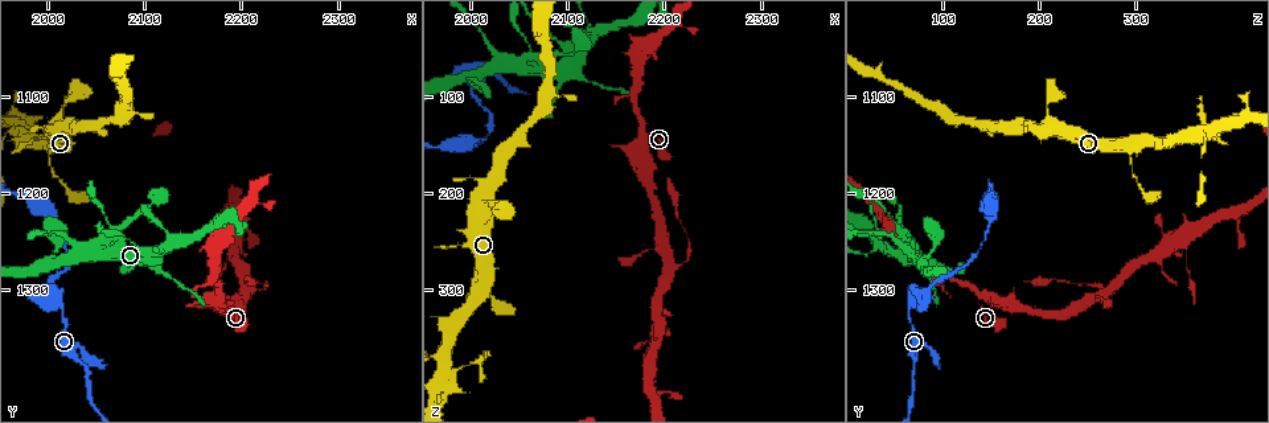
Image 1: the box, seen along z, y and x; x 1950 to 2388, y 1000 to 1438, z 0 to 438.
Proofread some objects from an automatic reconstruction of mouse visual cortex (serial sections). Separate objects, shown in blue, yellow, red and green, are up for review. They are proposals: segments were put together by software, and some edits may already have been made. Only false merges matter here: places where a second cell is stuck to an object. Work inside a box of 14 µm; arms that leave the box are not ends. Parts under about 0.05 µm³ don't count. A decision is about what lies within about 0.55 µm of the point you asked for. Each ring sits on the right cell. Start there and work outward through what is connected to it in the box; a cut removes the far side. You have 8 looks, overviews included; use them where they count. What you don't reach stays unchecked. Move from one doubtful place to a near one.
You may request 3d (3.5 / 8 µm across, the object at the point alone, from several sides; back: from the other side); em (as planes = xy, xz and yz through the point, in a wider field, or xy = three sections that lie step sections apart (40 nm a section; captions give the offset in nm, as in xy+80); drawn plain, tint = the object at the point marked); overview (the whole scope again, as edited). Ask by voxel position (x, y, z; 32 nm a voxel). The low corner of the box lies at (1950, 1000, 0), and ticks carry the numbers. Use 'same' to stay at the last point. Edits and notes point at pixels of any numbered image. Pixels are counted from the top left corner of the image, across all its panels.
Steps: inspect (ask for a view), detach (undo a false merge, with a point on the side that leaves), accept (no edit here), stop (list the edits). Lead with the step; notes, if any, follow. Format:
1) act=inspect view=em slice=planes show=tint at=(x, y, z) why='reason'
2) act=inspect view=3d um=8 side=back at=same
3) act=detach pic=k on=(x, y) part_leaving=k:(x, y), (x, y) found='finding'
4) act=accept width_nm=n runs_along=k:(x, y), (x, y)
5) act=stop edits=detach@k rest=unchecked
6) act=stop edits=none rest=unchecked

act=inspect view=3d um=3.5 at=(2090, 1255, 40) why='sudden change in width'

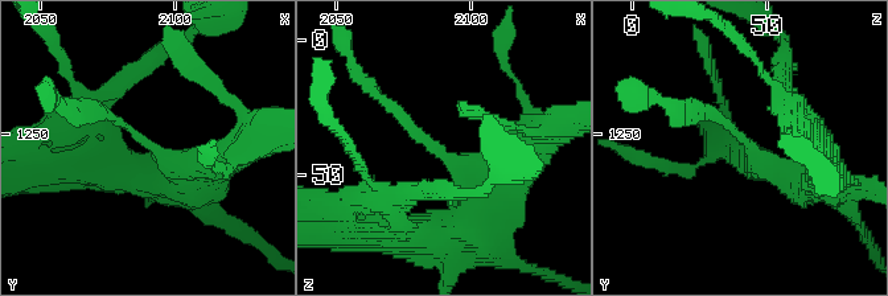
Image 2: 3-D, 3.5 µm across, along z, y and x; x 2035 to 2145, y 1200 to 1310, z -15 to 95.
act=inspect view=em slice=xy step=3 show=tint at=(2094, 1257, 45) arm_widths_nm=100,400 why='need the tissue'

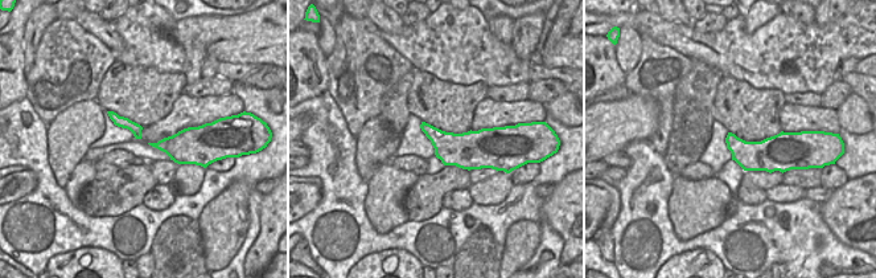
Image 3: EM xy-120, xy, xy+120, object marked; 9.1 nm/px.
act=inspect view=em slice=xy step=2 show=tint at=same

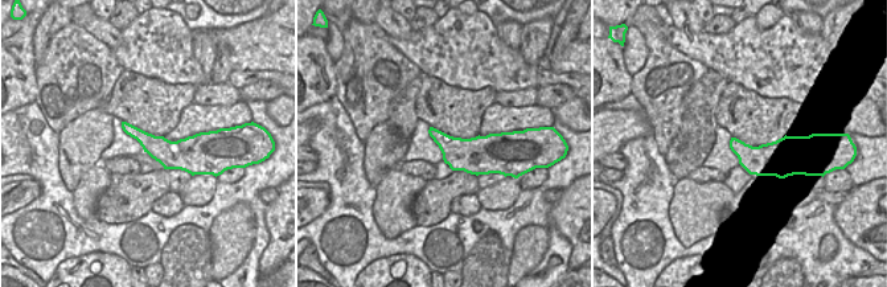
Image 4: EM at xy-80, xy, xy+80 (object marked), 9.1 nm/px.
act=accept found='continuous, no second cell'

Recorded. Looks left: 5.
act=inspect view=3d um=3.5 at=(2000, 1310, 80) why='calibre changes'

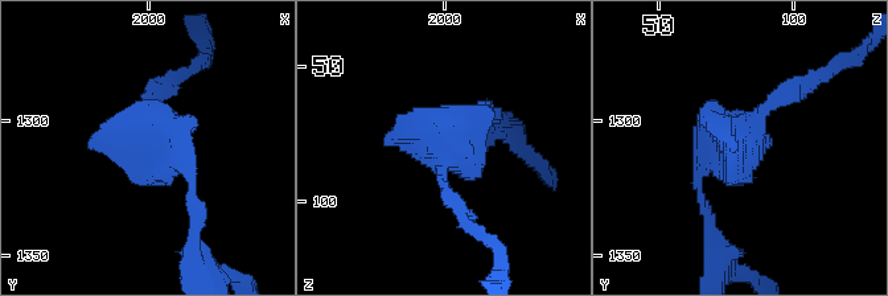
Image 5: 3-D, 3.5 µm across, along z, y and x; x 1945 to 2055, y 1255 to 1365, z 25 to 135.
act=inspect view=em slice=planes show=tint at=(2003, 1312, 79) why='now the EM'

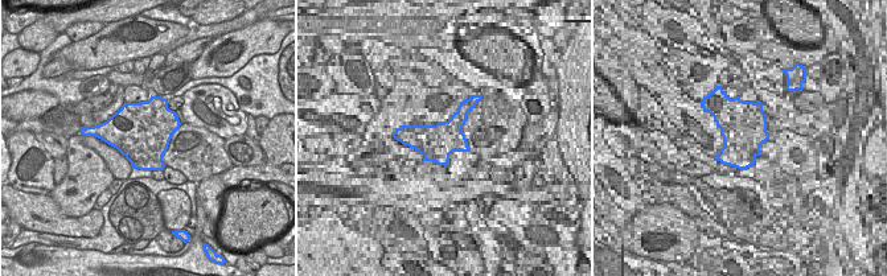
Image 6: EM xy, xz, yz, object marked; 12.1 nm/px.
act=accept found='continuous, no second cell'

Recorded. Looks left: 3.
act=inspect view=3d um=3.5 at=(2045, 1265, 70) why='three arms meet'

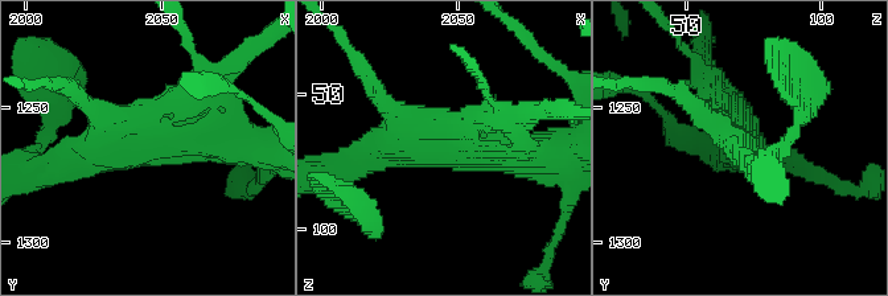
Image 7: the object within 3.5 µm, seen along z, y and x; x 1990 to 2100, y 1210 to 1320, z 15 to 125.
act=inspect view=em slice=planes show=tint at=(2045, 1264, 71) why='now the EM'

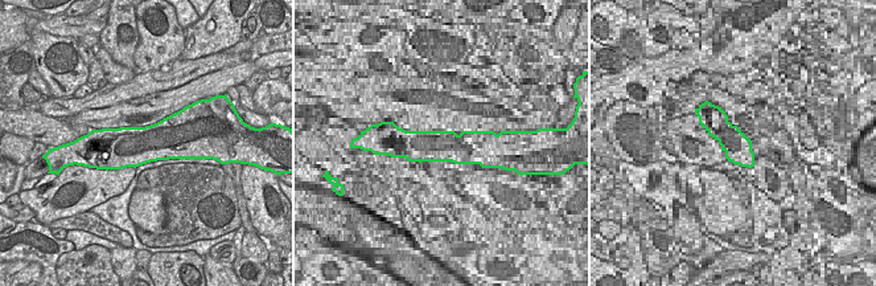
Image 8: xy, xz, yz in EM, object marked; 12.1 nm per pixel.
act=accept found='one cell here'

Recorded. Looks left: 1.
act=stop edits=none rest=unchecked

